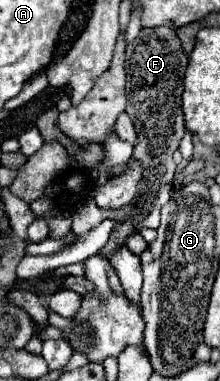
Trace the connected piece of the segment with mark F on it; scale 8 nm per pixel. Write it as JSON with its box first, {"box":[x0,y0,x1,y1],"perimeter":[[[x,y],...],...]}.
{"box":[101,26,189,258],"perimeter":[[[159,26],[145,28],[135,42],[127,46],[125,72],[127,72],[127,114],[131,116],[137,130],[137,144],[133,158],[143,164],[143,180],[137,188],[133,204],[123,208],[109,210],[107,218],[115,220],[109,242],[101,248],[101,256],[109,258],[117,248],[125,246],[125,240],[131,234],[137,234],[141,228],[157,228],[161,218],[161,208],[171,198],[171,180],[177,164],[173,162],[173,152],[179,148],[179,142],[185,134],[185,120],[181,110],[183,94],[183,76],[187,70],[189,58],[181,48],[175,28]]]}

